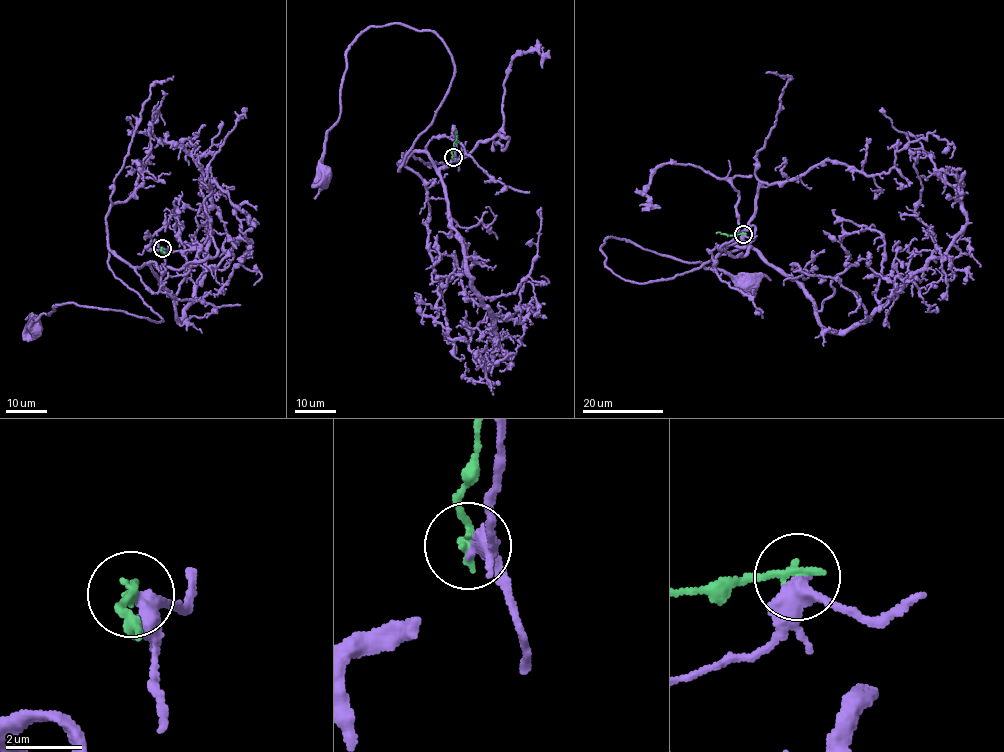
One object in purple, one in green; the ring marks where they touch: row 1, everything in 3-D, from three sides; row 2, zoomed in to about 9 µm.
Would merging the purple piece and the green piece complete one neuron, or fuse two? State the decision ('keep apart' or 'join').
keep apart

